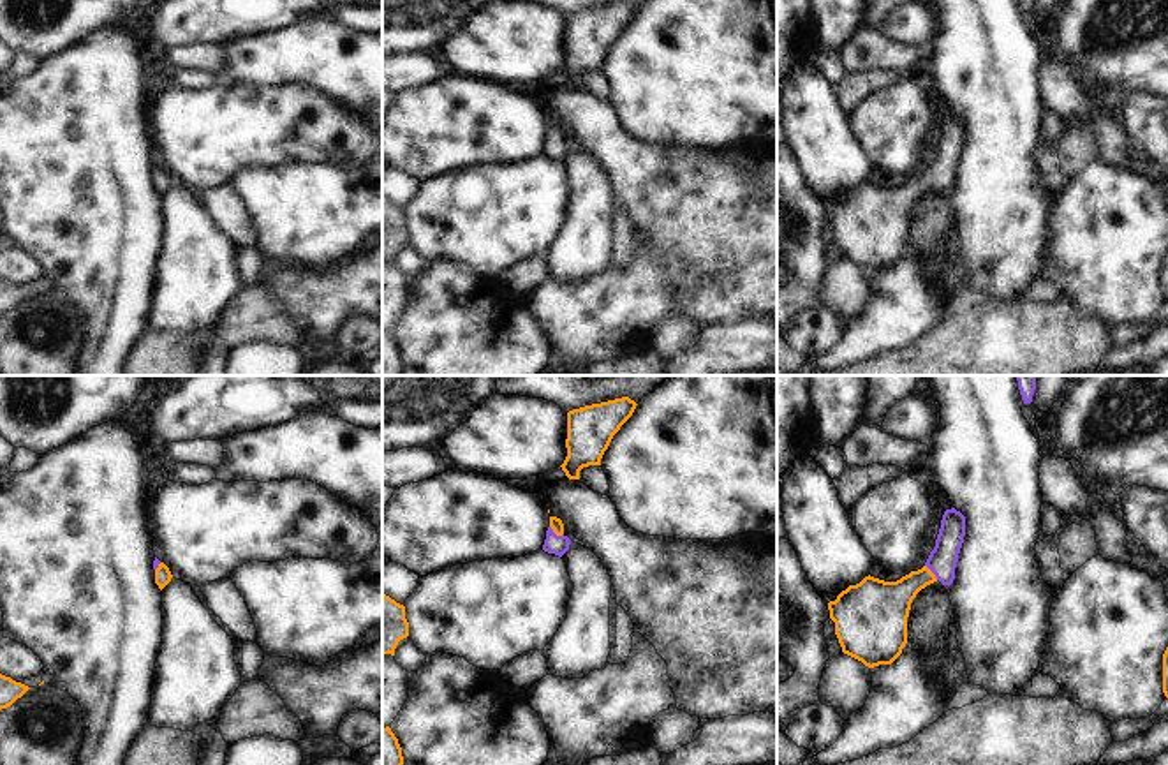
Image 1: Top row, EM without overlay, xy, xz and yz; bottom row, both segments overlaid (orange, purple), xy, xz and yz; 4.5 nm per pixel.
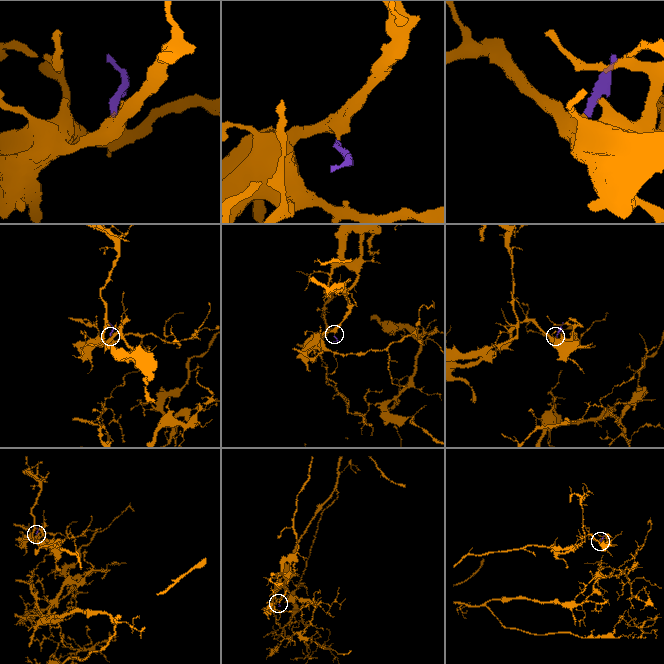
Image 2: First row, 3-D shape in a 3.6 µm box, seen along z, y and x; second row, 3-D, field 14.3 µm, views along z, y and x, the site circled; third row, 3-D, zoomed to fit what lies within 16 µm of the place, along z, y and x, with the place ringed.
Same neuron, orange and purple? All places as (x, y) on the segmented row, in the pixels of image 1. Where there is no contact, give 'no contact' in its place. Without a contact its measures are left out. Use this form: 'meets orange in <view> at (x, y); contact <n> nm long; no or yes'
meets orange in xz at (555, 533); contact 80 nm long; yes

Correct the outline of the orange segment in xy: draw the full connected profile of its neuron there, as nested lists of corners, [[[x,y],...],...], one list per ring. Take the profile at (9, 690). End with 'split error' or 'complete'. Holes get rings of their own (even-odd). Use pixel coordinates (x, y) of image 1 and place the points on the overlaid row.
[[[0,673],[0,710],[11,707],[30,687]]]; complete

